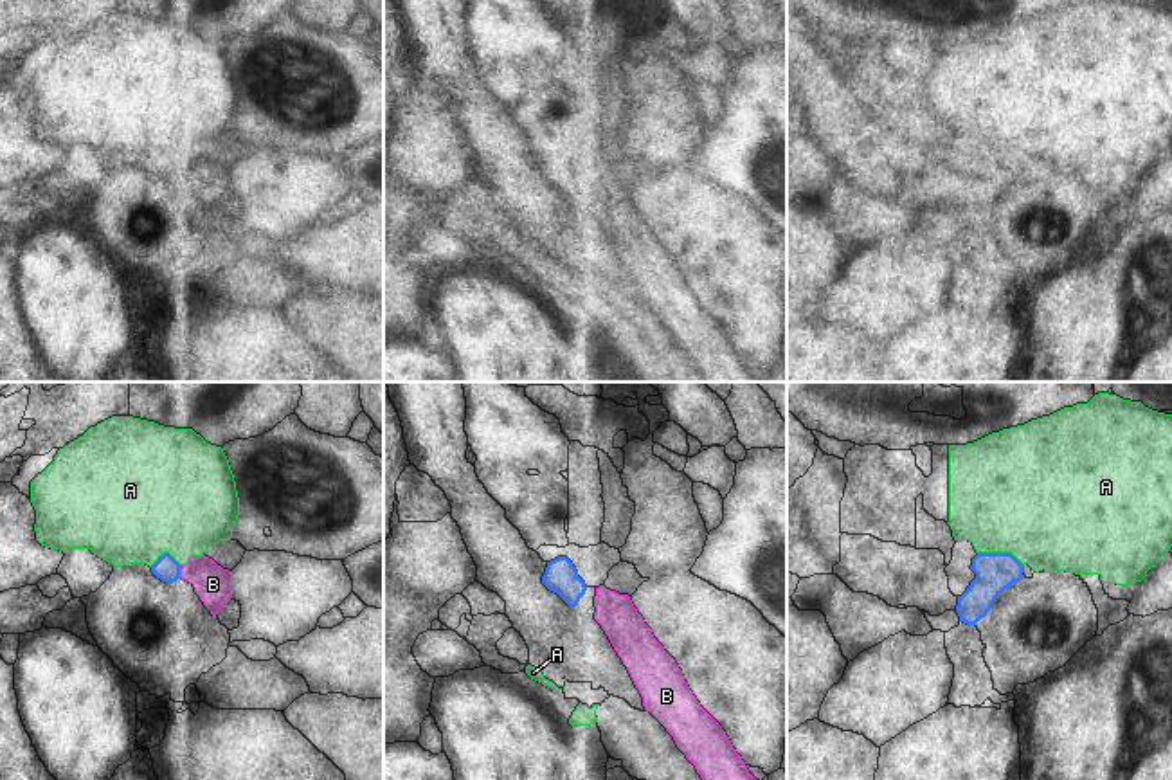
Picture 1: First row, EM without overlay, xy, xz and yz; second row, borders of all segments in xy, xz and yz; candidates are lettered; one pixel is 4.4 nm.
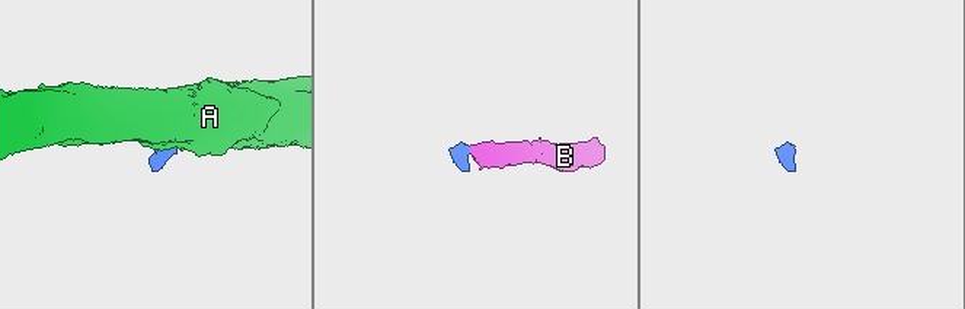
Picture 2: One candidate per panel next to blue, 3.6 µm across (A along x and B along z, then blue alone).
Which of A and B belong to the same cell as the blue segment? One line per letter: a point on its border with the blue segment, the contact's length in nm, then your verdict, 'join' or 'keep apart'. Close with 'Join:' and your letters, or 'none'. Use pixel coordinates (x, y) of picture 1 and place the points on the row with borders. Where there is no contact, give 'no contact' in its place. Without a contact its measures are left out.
A: yz (1001, 553) | 220 nm | keep apart
B: xy (179, 571) | 60 nm | join
Join: B

